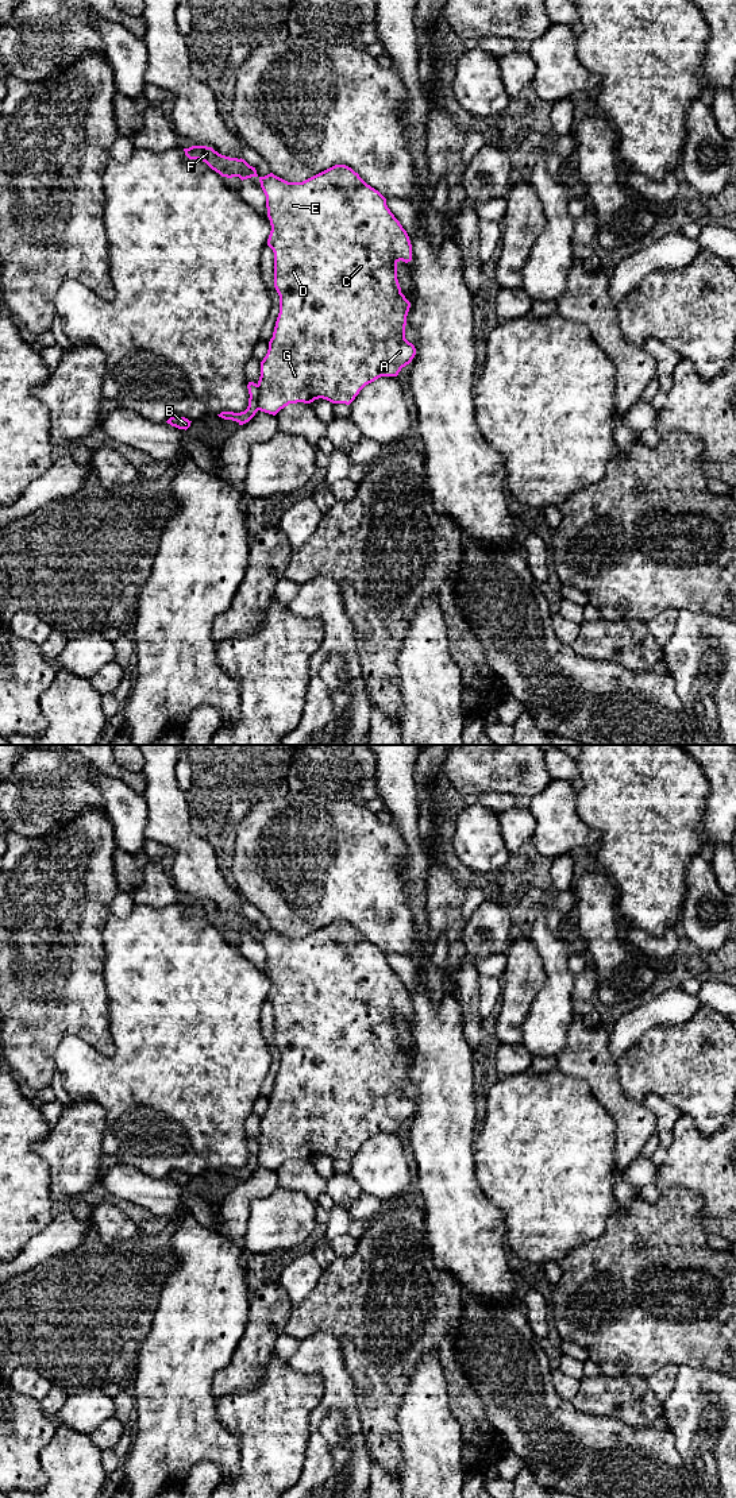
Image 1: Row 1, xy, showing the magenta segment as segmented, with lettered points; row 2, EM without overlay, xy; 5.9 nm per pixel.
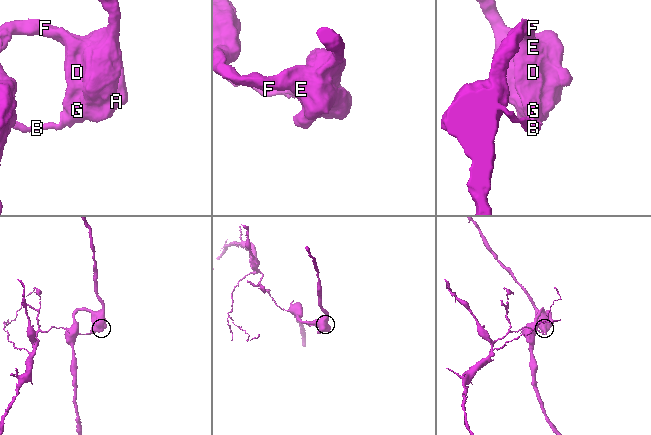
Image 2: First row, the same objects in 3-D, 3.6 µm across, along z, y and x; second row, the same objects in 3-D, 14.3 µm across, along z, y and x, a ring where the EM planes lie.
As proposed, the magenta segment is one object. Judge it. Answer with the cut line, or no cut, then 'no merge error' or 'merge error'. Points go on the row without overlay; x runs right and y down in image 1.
cut xy (257, 1141), (258, 1165); merge error

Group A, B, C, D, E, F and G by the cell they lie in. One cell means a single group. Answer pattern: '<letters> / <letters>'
A C D E F G / B

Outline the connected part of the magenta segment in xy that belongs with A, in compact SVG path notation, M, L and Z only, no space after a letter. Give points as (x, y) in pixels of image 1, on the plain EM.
M192 901L189 904L184 904L184 907L189 915L205 918L221 933L239 933L242 937L258 933L261 943L266 951L267 973L271 981L267 1001L274 1008L274 1043L280 1051L280 1069L275 1077L273 1093L269 1097L267 1109L261 1117L261 1132L258 1136L258 1166L275 1171L289 1159L311 1159L319 1154L327 1155L332 1159L350 1161L366 1140L381 1132L397 1132L401 1124L412 1117L416 1111L416 1104L405 1094L406 1072L411 1058L401 1049L397 1035L397 1019L400 1016L405 1019L412 1016L412 1000L406 987L390 968L386 961L386 954L378 946L367 941L358 928L346 920L335 920L303 938L288 938L273 928L259 933L255 923L250 922L244 915L221 911L212 903Z

